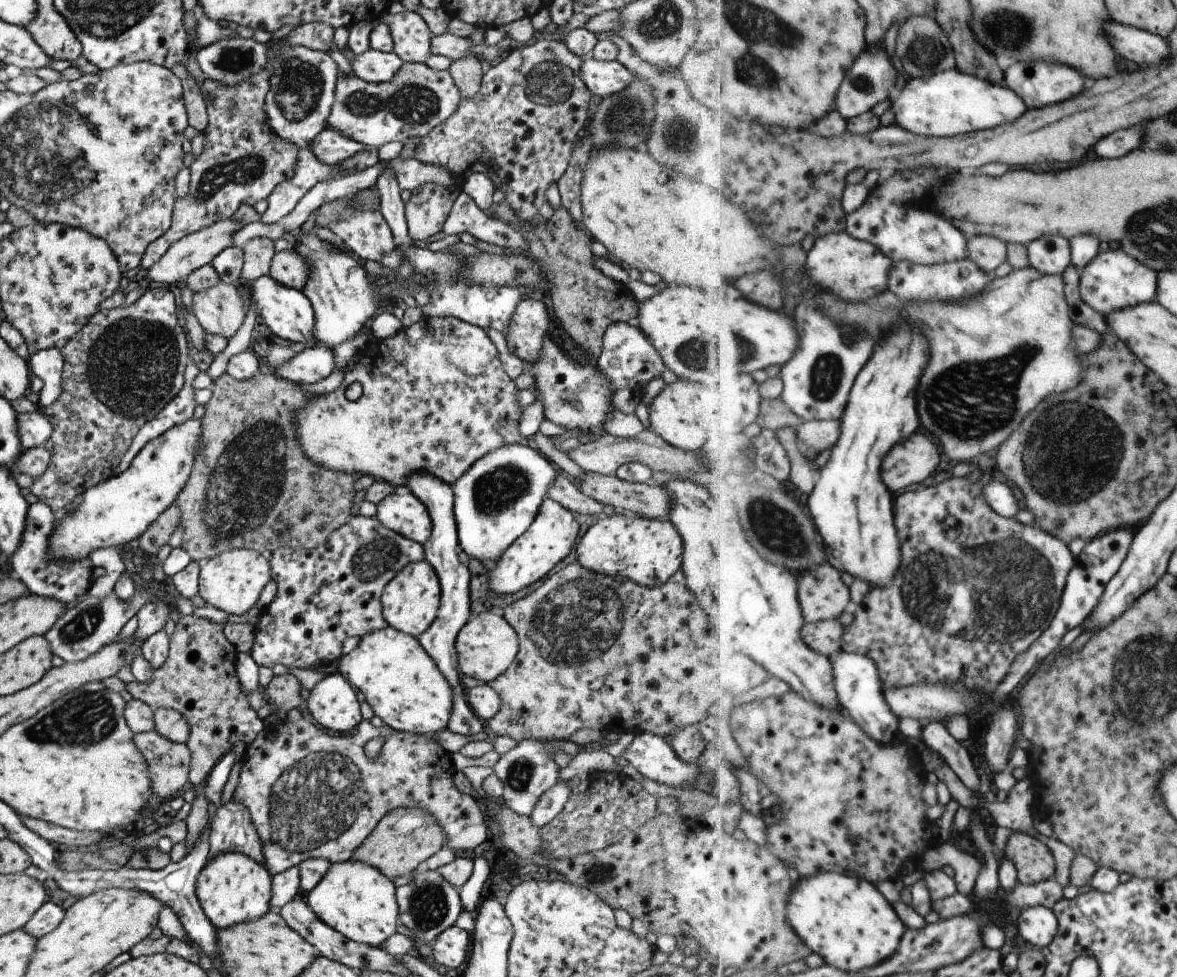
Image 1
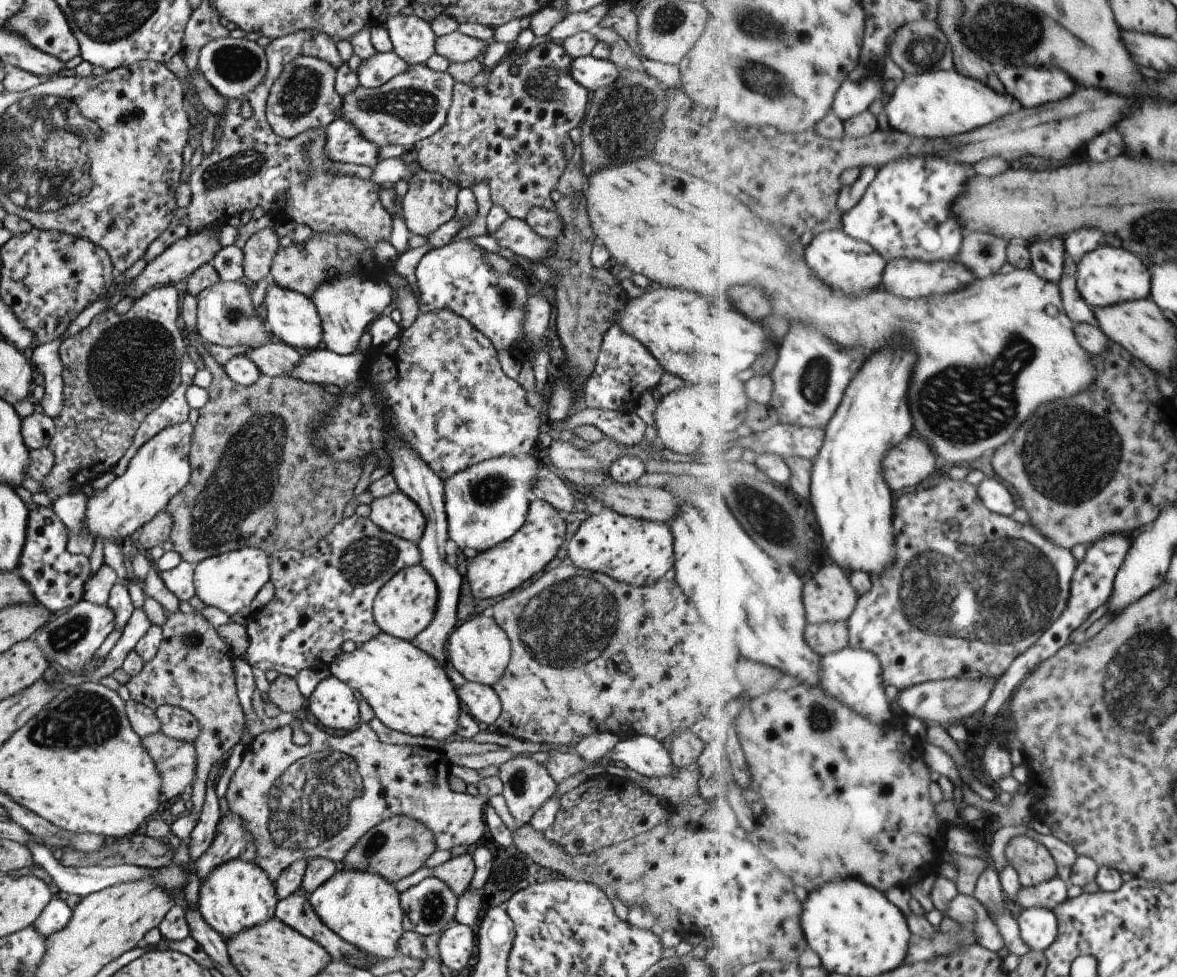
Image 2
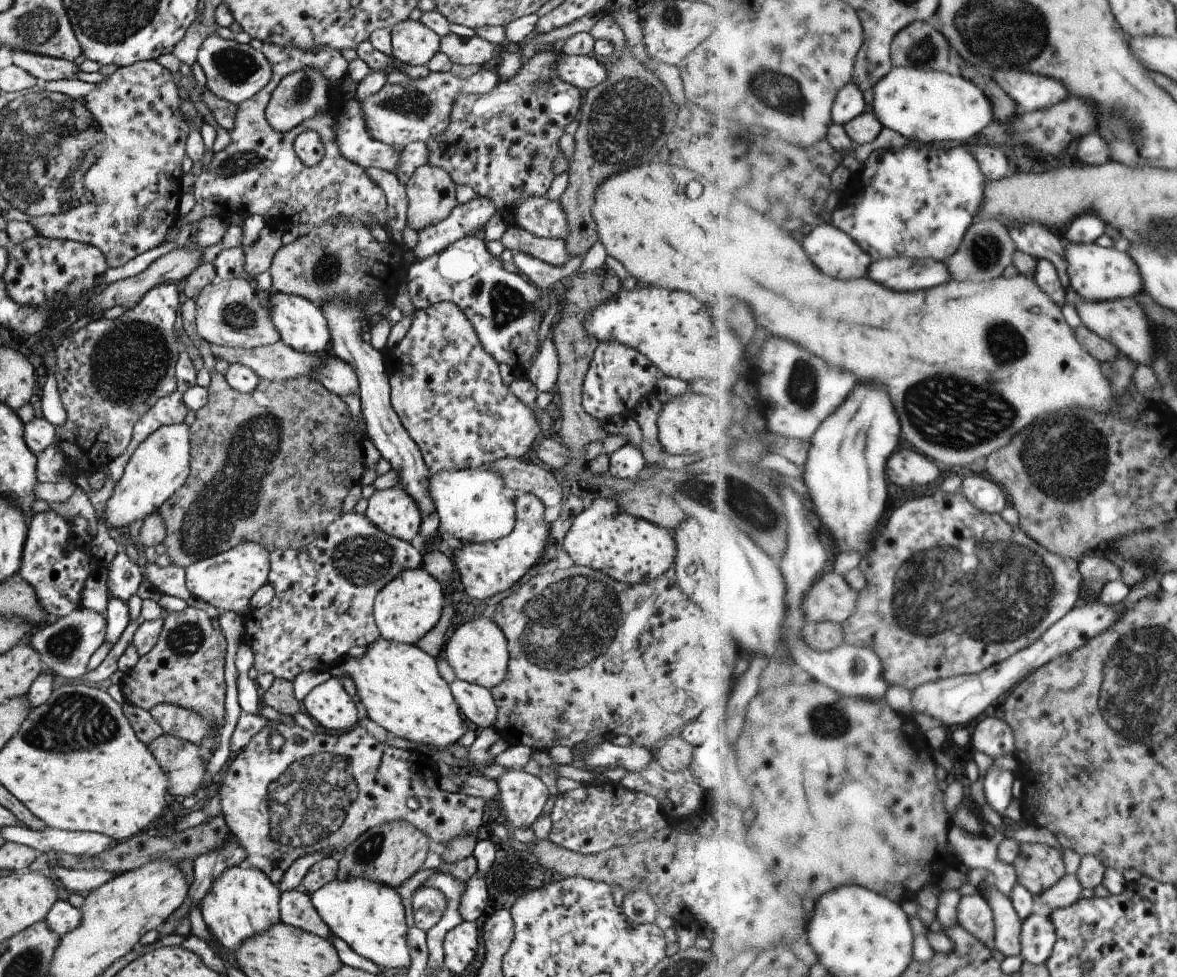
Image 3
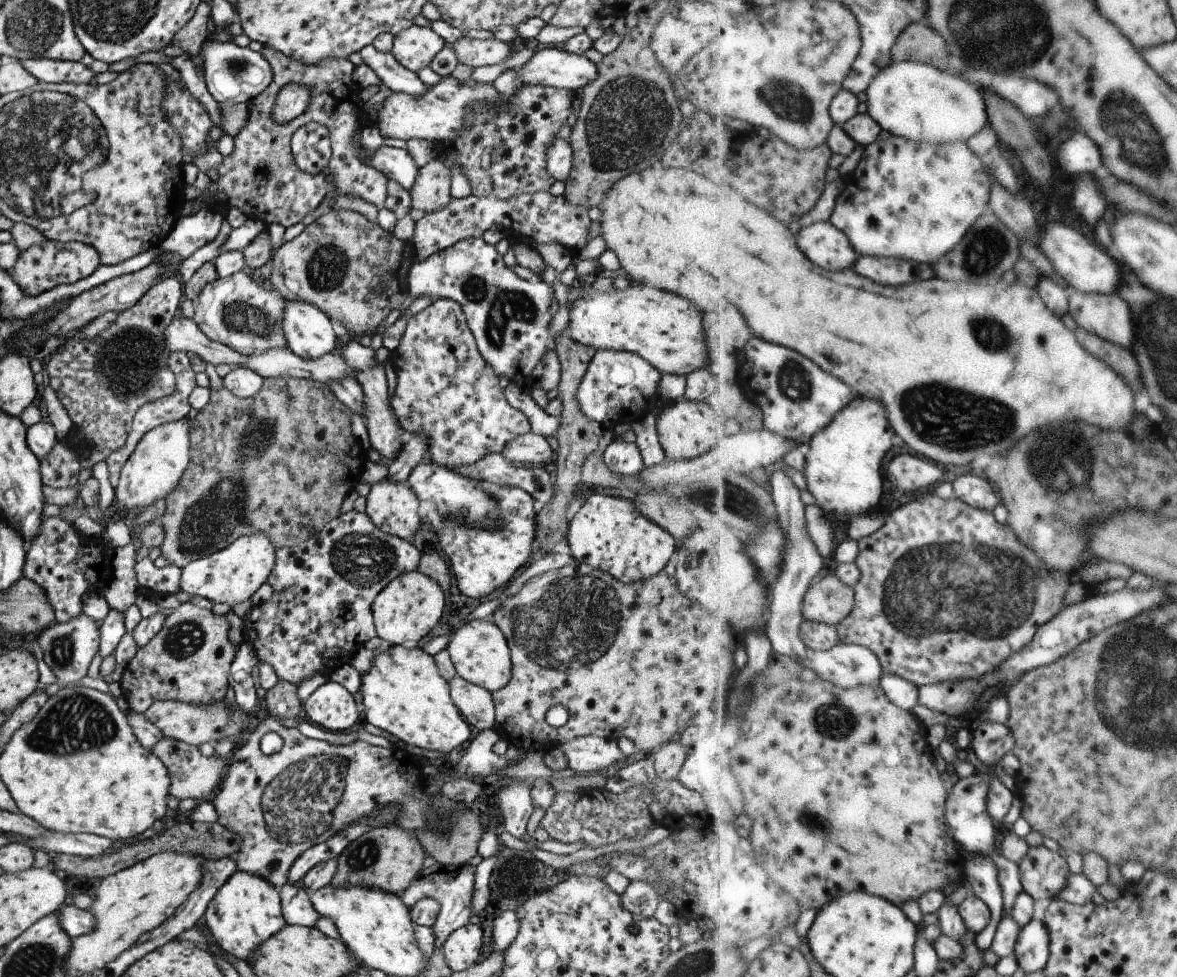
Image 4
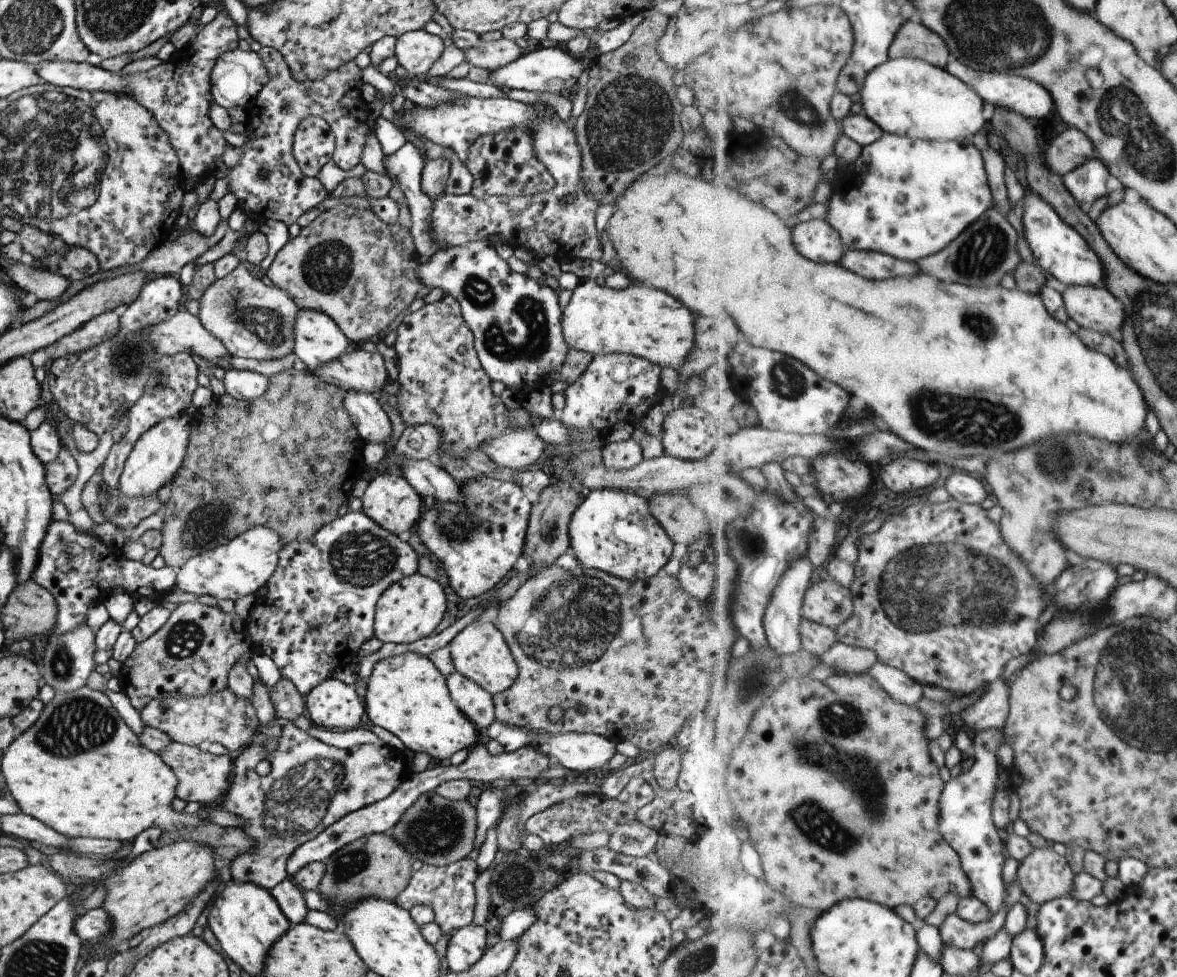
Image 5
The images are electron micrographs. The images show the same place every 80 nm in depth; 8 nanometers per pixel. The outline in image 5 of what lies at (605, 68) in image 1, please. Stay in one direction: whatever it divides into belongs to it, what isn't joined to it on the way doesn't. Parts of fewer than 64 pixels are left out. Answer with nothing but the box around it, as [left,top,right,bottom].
[489,47,587,94]

